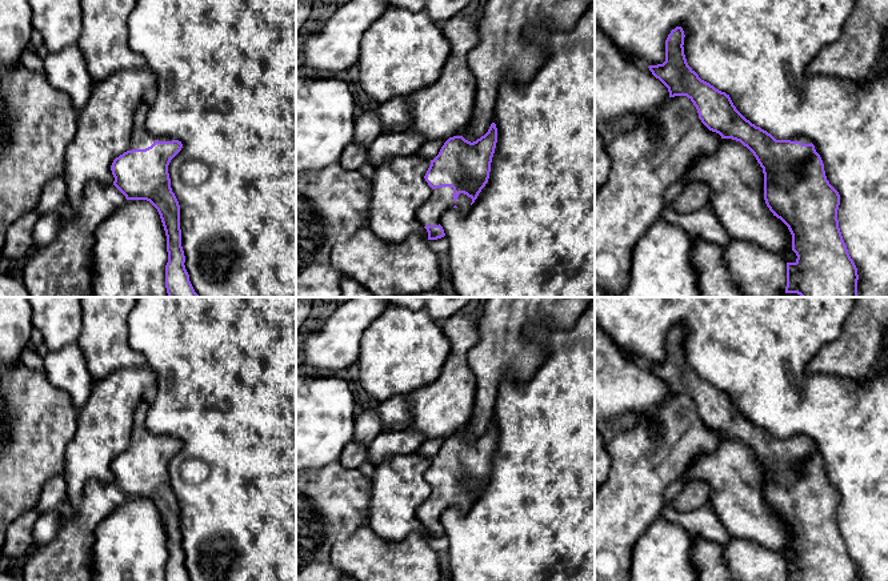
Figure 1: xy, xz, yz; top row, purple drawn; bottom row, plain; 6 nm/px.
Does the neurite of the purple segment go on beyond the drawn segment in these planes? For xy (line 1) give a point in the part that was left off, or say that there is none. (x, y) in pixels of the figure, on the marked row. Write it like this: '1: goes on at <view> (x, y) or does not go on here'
1: goes on at xy (140, 139)

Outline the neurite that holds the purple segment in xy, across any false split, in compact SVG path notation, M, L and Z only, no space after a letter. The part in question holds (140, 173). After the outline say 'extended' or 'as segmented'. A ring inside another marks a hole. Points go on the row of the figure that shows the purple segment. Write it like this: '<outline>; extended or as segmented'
M143 100L133 113L128 149L111 165L113 185L127 200L147 200L159 212L165 236L168 263L165 288L168 297L199 297L185 269L181 247L180 205L172 192L168 165L181 151L179 140L155 137L145 129L149 104Z; extended

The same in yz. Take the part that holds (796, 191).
M681 27L672 29L665 40L665 61L648 68L668 88L669 97L687 96L709 131L719 133L721 139L740 141L763 168L765 204L773 216L788 227L792 251L797 256L795 263L787 263L785 293L797 293L801 297L857 297L857 268L839 228L840 195L827 180L823 160L815 145L804 137L776 140L747 120L736 109L729 95L701 80L688 65L684 37Z; extended

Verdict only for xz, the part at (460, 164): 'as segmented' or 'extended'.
extended

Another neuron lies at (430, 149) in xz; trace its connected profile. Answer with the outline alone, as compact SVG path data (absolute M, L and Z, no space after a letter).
M449 137L435 141L425 141L423 147L416 152L416 155L431 161L439 155L441 147L448 139Z

